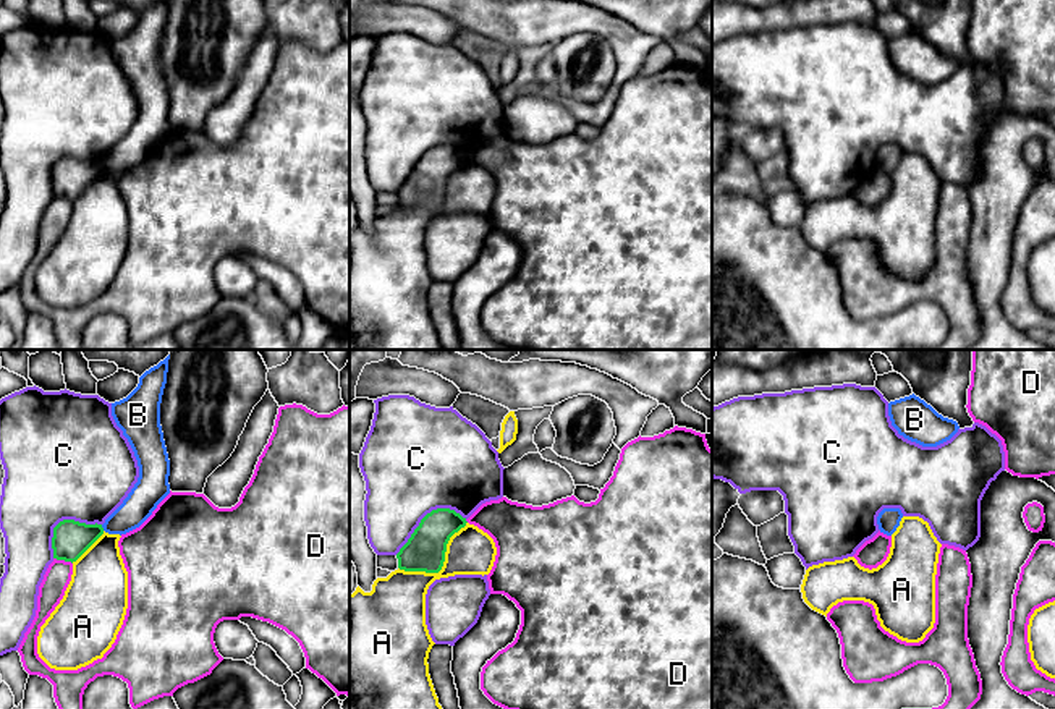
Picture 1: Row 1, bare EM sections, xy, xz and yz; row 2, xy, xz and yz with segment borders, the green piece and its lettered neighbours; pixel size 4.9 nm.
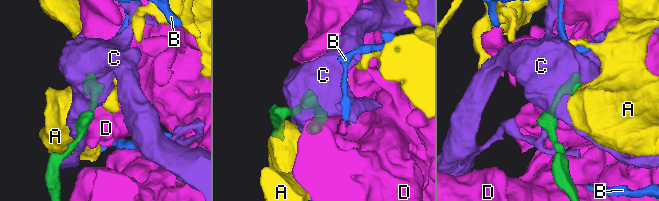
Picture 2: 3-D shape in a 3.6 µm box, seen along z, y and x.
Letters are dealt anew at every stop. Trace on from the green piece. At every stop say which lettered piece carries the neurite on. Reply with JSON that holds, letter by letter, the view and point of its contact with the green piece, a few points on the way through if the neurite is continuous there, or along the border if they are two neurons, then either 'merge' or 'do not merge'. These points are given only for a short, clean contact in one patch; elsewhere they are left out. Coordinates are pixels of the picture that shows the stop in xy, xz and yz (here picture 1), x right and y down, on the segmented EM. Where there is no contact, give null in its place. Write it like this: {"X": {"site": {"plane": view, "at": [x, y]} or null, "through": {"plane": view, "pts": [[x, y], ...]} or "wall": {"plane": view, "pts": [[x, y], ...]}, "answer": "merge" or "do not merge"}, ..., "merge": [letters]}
{"A": {"site": {"plane": "xz", "at": [442, 565]}, "answer": "do not merge"}, "B": {"site": {"plane": "xy", "at": [102, 528]}, "wall": {"plane": "xy", "pts": [[101, 525], [104, 530]]}, "answer": "do not merge"}, "C": {"site": {"plane": "xz", "at": [426, 515]}, "answer": "do not merge"}, "D": {"site": {"plane": "xy", "at": [63, 559]}, "answer": "do not merge"}, "merge": []}

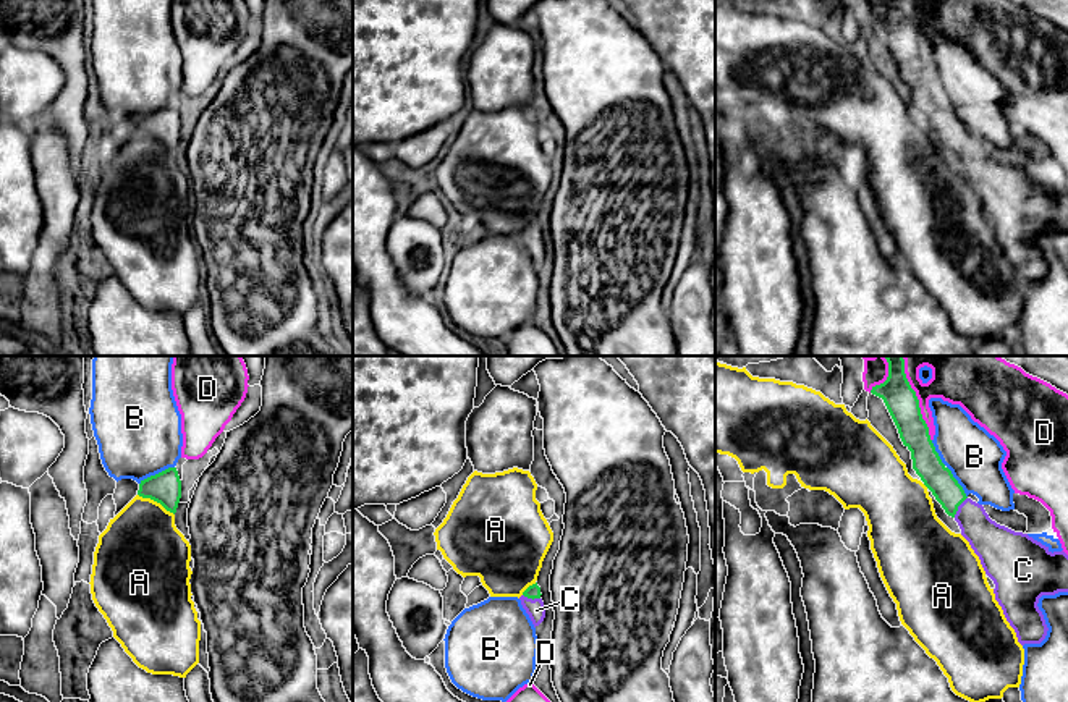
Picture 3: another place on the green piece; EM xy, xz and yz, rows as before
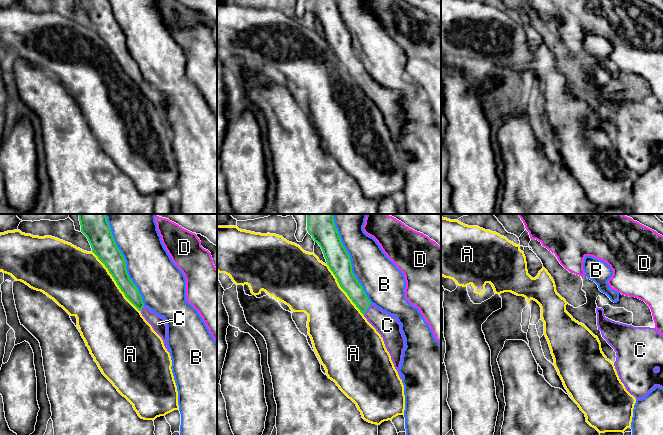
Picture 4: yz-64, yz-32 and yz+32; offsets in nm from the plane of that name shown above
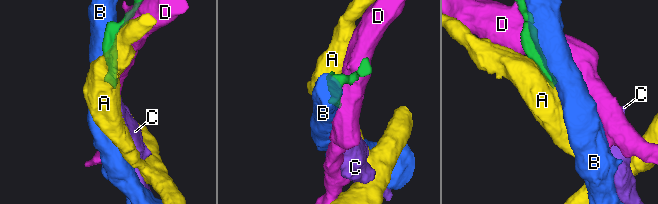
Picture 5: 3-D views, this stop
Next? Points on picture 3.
{"A": {"site": {"plane": "xy", "at": [156, 500]}, "answer": "do not merge"}, "B": {"site": {"plane": "yz", "at": [949, 469]}, "answer": "do not merge"}, "C": {"site": {"plane": "yz", "at": [958, 505]}, "through": {"plane": "yz", "pts": [[939, 479], [958, 505], [992, 542]]}, "answer": "merge"}, "D": {"site": {"plane": "yz", "at": [916, 398]}, "answer": "do not merge"}, "merge": ["C"]}

